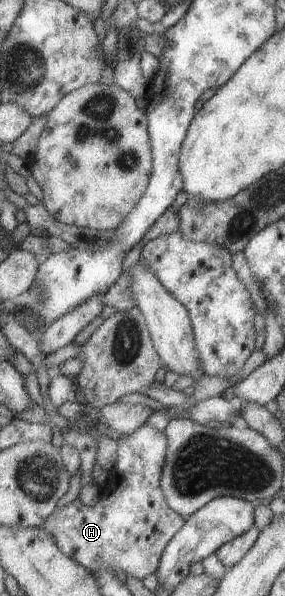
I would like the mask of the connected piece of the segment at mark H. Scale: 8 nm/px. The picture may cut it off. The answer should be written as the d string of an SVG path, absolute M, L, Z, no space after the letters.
M146 424L130 434L125 434L116 442L118 452L112 470L107 473L103 486L99 488L99 498L94 506L85 506L78 499L52 511L43 522L43 529L52 534L58 550L83 566L91 573L96 570L110 570L114 576L130 576L142 580L156 572L161 554L167 542L182 528L185 519L176 514L164 500L160 490L160 474L166 456L166 434Z

